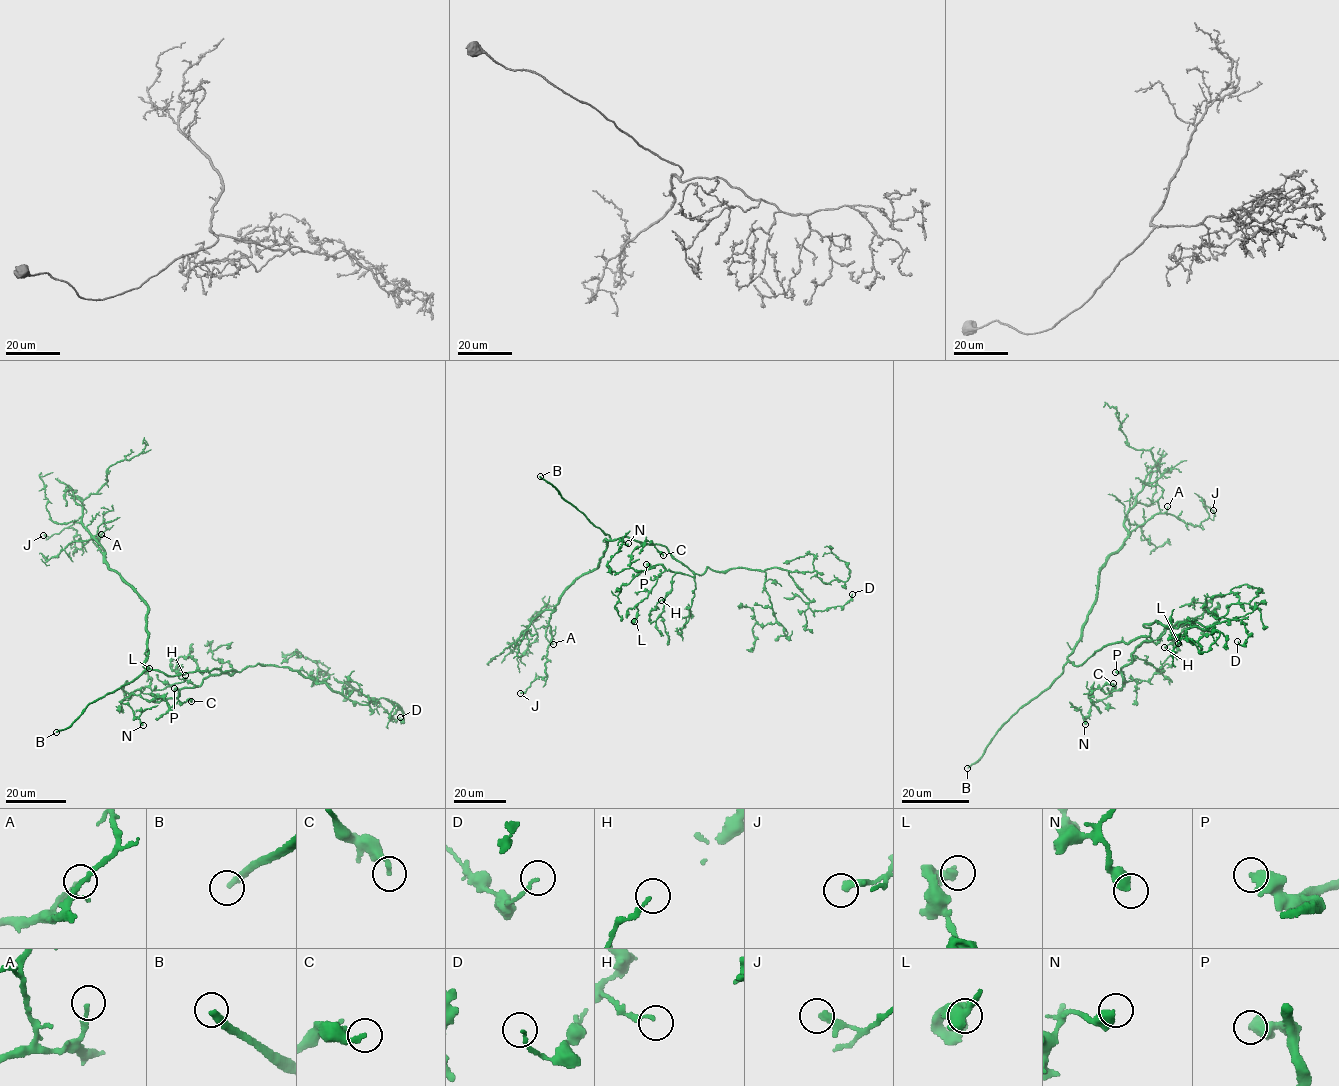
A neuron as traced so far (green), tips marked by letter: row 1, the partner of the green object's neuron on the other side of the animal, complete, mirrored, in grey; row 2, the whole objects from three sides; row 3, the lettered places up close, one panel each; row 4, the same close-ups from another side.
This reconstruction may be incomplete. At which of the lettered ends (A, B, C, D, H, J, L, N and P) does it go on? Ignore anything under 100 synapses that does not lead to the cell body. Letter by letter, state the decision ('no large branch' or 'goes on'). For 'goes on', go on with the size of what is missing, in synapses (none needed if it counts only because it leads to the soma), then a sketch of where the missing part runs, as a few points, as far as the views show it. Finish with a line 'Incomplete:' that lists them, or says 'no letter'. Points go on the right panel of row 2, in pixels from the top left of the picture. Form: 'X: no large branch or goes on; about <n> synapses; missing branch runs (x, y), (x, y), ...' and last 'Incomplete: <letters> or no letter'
A: no large branch
B: goes on
C: no large branch
D: no large branch
H: no large branch
J: no large branch
L: no large branch
N: no large branch
P: no large branch
Incomplete: B

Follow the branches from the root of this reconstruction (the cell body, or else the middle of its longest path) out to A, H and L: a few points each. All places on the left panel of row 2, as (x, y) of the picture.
A: (172, 676), (145, 666), (147, 604), (134, 587), (108, 567), (97, 546), (101, 534)
H: (172, 676), (213, 669), (235, 672), (211, 674), (199, 670), (188, 655), (170, 658), (171, 668), (185, 675)
L: (172, 676), (213, 669), (235, 672), (209, 674), (199, 685), (186, 680), (153, 690), (146, 668), (149, 668)

